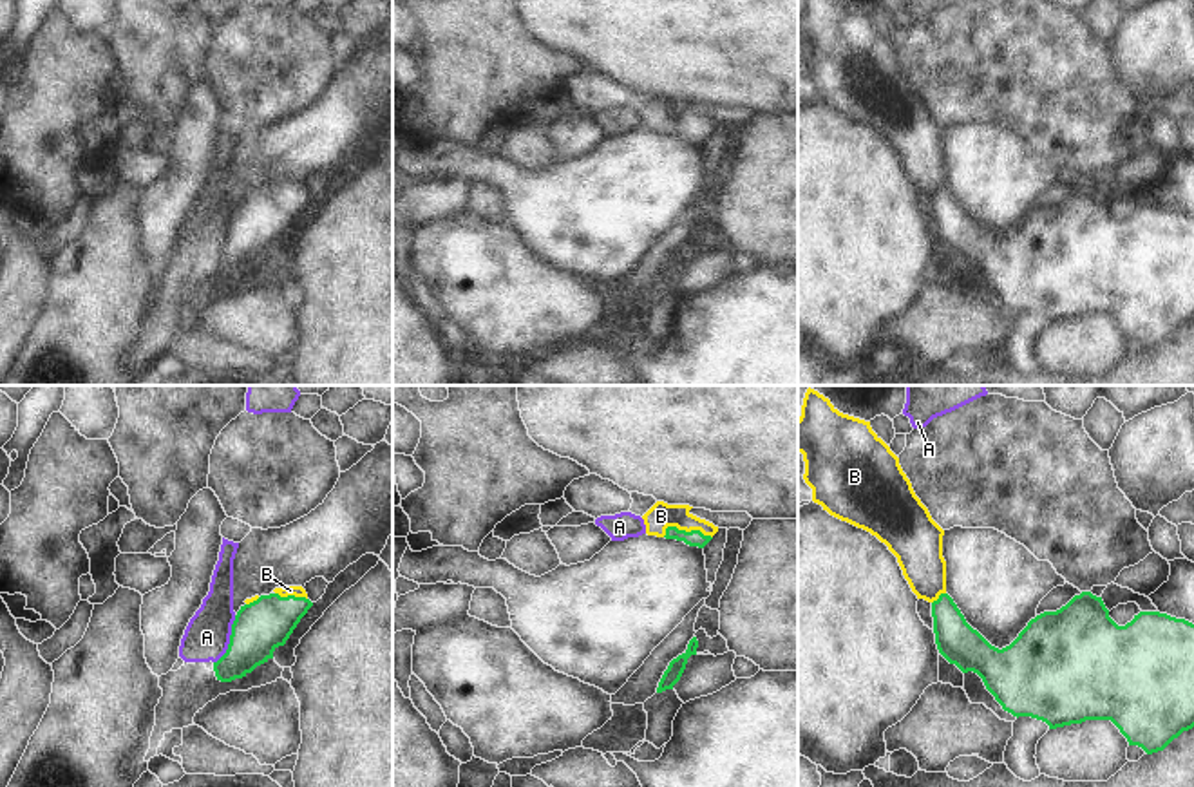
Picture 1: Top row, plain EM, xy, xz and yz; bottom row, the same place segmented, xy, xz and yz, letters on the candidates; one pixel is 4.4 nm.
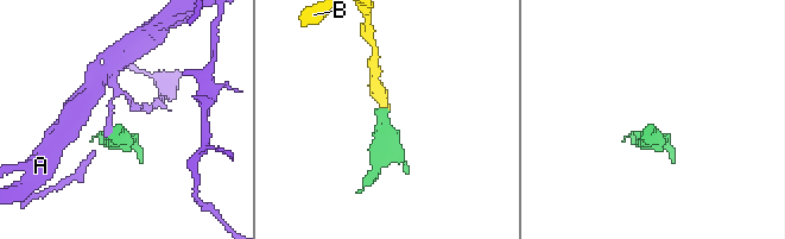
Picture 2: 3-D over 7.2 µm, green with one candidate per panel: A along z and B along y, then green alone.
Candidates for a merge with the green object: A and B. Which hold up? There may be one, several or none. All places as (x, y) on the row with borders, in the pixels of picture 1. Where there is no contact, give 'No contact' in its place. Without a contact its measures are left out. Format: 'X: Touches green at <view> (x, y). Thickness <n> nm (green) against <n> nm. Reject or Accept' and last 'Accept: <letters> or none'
A: Touches green at xy (230, 639). Thickness 240 nm (green) against 200 nm. Reject
B: Touches green at xz (684, 530). Thickness 80 nm (green) against 120 nm. Accept
Accept: B

